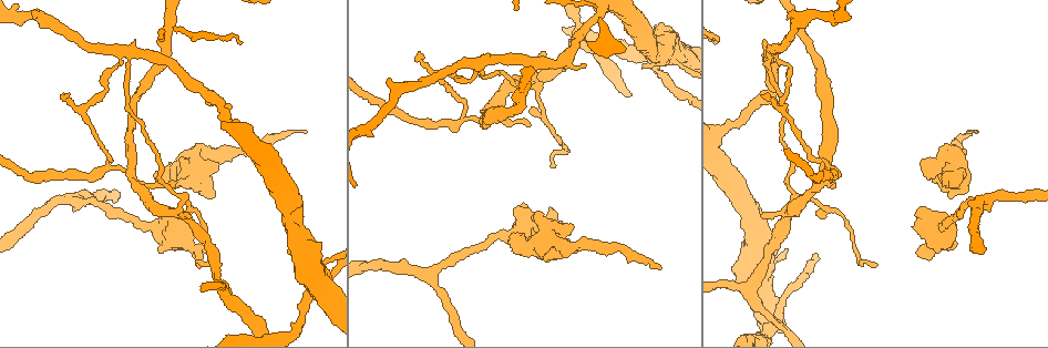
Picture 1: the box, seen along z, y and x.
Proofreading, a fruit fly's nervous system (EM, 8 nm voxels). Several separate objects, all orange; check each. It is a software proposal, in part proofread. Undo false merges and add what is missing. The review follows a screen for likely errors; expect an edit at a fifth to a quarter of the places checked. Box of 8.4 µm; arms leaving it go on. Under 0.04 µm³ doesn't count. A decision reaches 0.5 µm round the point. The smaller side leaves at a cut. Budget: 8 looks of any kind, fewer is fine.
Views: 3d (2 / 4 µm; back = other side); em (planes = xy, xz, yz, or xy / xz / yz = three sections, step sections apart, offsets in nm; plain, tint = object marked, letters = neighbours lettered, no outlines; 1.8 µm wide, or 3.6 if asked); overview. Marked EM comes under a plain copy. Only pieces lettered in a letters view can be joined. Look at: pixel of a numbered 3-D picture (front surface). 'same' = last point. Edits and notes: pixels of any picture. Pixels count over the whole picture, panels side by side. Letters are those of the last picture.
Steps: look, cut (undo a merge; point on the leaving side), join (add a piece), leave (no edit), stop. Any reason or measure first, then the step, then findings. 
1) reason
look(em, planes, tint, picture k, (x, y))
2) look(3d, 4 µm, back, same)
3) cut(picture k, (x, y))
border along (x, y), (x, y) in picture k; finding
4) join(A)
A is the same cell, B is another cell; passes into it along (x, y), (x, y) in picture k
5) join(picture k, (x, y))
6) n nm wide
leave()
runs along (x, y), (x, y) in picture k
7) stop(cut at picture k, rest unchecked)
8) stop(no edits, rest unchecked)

abrupt turn
look(em, xy, step 16, tint, picture 1, (224, 288))

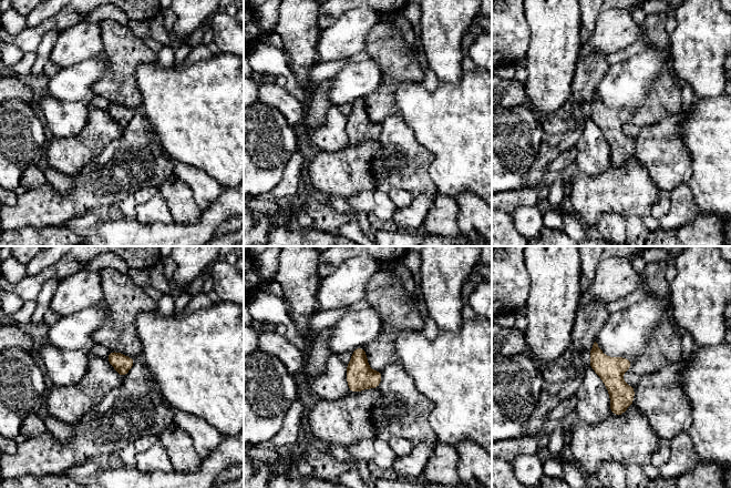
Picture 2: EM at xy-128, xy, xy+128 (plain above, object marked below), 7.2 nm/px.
cut it another way
look(em, xz, step 16, letters, same)

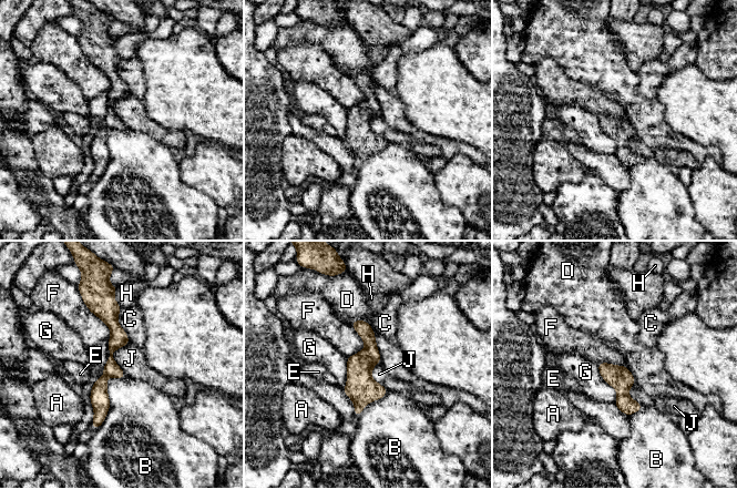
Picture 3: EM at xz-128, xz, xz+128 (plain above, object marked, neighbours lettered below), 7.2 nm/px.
leave()
A, B, C, D, E, F, G, H and J are other cells; runs along (108, 302), (114, 344), (94, 424) in picture 3; one neuron here

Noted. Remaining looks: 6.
looks like a crossing
look(em, planes, letters, picture 1, (129, 171))

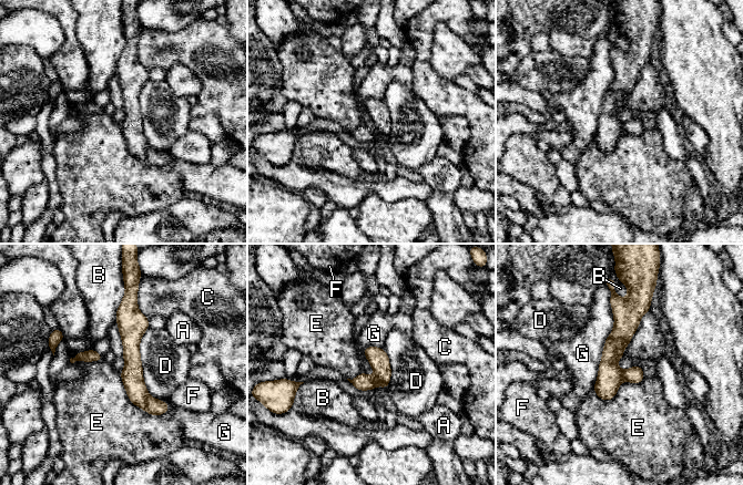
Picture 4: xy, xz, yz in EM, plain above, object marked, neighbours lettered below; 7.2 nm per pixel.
150 nm wide; G touches over 700 nm
cut(picture 4, (132, 374))
A, B, C, D, E, F and G are other cells; a second neuron is stuck on

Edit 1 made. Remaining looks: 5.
an open end
look(em, planes, tint, picture 1, (510, 242))

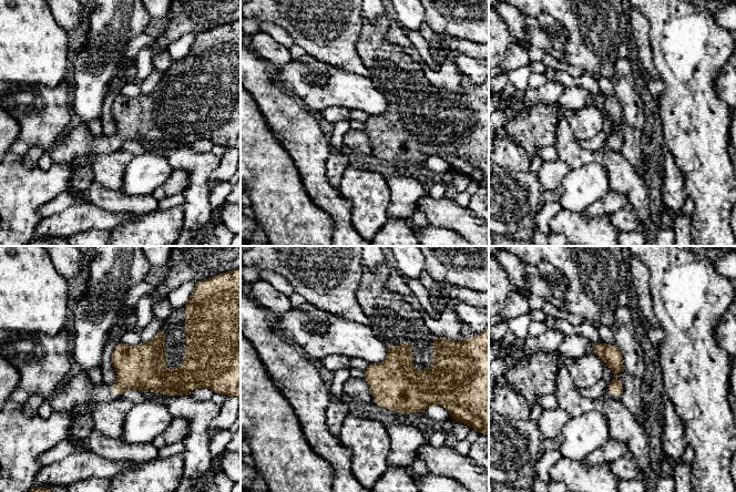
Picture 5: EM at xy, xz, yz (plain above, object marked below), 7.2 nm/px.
look(em, planes, letters, same)

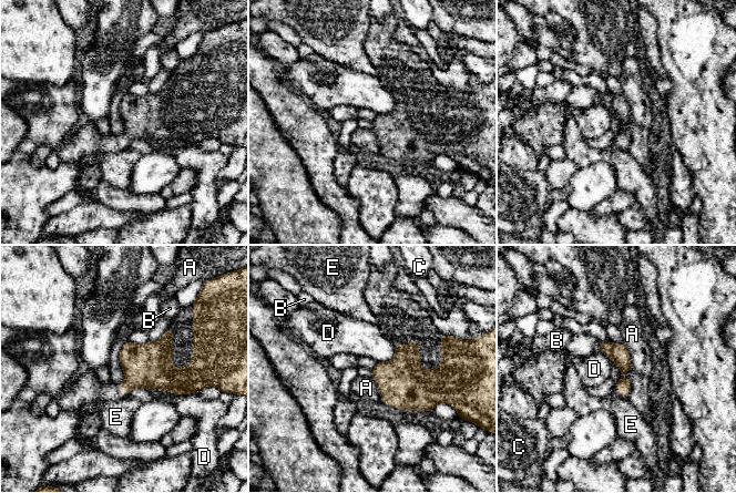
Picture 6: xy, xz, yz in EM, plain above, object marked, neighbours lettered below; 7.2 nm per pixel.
A touches over 220 nm
leave()
A, B, C, D and E are other cells; border along (622, 341), (629, 352), (631, 370) in picture 6; none of them fits

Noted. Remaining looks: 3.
stop(cut at picture 4, rest unchecked)

